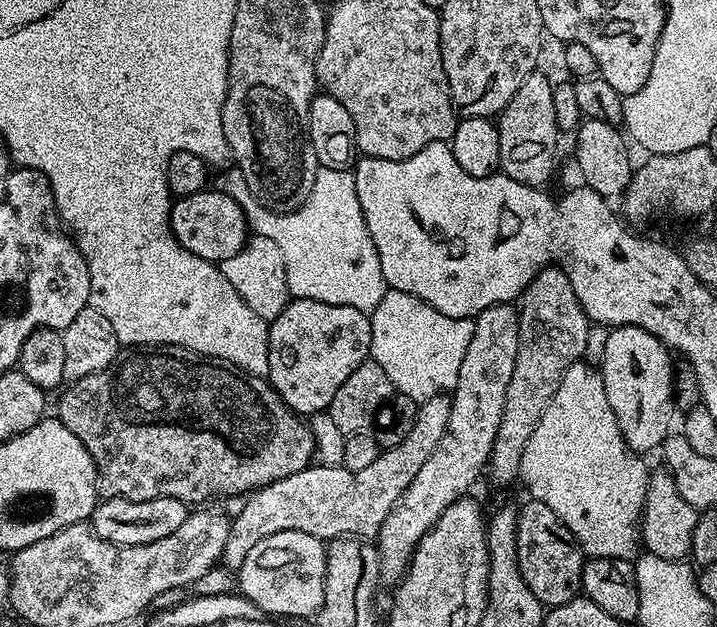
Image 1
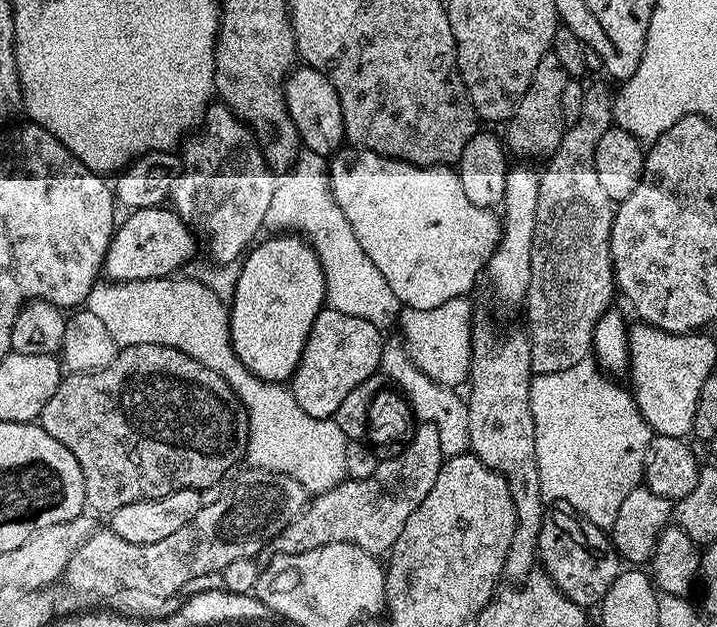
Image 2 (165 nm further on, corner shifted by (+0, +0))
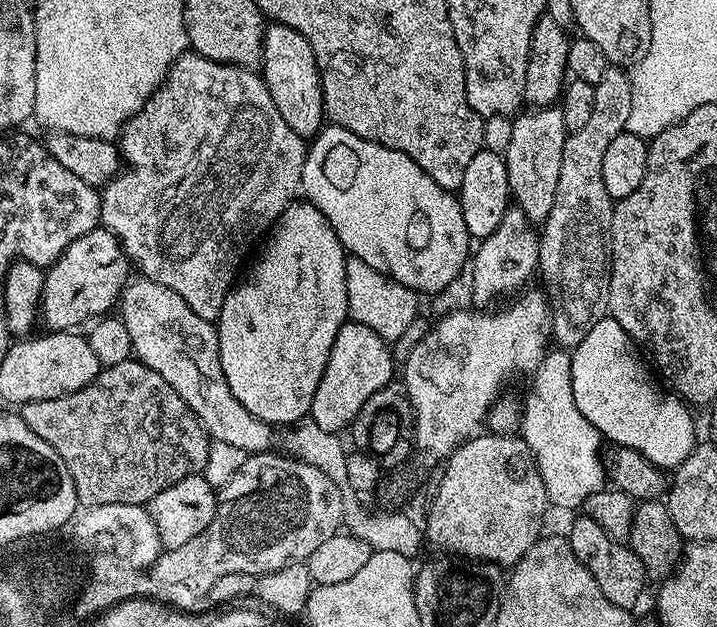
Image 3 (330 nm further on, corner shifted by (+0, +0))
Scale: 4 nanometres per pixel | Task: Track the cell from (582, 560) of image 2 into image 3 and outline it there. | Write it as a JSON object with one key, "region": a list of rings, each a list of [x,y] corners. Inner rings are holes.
{"region":[[[583,514],[577,516],[572,529],[567,529],[566,535],[578,562],[582,562],[582,566],[586,566],[590,574],[594,574],[598,586],[602,586],[602,594],[606,594],[606,598],[610,598],[614,606],[635,609],[635,604],[644,592],[644,580],[646,581],[642,558],[638,558],[638,554],[634,554],[634,550],[627,543],[608,536],[606,530],[598,526],[598,522]]]}

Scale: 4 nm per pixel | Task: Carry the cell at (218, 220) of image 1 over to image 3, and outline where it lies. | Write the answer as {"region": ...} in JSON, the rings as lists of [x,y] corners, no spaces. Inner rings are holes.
{"region":[[[98,226],[82,238],[70,242],[44,274],[40,299],[40,316],[45,329],[66,332],[79,329],[87,316],[100,318],[117,307],[121,292],[130,279],[130,261],[118,238],[107,228]]]}

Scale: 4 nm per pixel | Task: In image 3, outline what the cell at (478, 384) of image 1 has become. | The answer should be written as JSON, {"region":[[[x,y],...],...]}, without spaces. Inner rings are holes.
{"region":[[[558,106],[521,111],[511,124],[508,149],[502,152],[508,171],[508,191],[515,207],[520,208],[533,224],[540,226],[547,220],[550,210],[554,210],[558,174],[562,174],[562,150],[569,130],[566,122],[562,122],[562,110]]]}

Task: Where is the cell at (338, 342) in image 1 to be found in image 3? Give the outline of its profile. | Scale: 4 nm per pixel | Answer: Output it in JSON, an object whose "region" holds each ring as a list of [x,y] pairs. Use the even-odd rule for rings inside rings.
{"region":[[[345,322],[334,338],[322,382],[318,382],[318,390],[314,390],[311,423],[322,426],[322,430],[327,432],[343,433],[343,428],[345,431],[351,426],[358,410],[362,410],[366,398],[370,398],[370,394],[378,394],[378,390],[393,383],[392,362],[394,363],[394,353],[389,341],[378,338],[370,326]]]}

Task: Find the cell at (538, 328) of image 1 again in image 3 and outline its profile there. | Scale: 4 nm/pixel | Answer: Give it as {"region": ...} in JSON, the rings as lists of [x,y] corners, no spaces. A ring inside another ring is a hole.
{"region":[[[609,66],[594,90],[594,115],[582,130],[569,132],[562,150],[562,174],[558,174],[558,194],[554,210],[542,225],[539,275],[544,275],[543,291],[552,307],[552,340],[561,349],[571,350],[590,330],[609,315],[610,226],[614,202],[602,182],[602,157],[606,146],[626,131],[632,109],[632,77],[623,67]]]}

